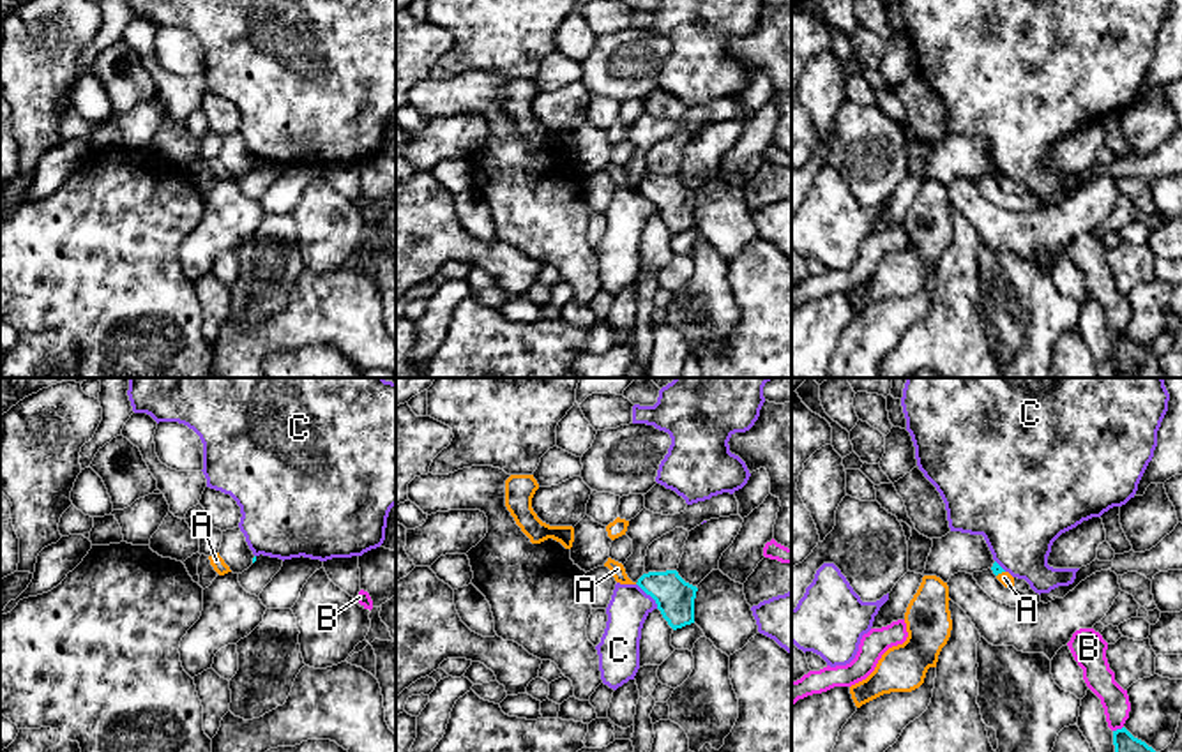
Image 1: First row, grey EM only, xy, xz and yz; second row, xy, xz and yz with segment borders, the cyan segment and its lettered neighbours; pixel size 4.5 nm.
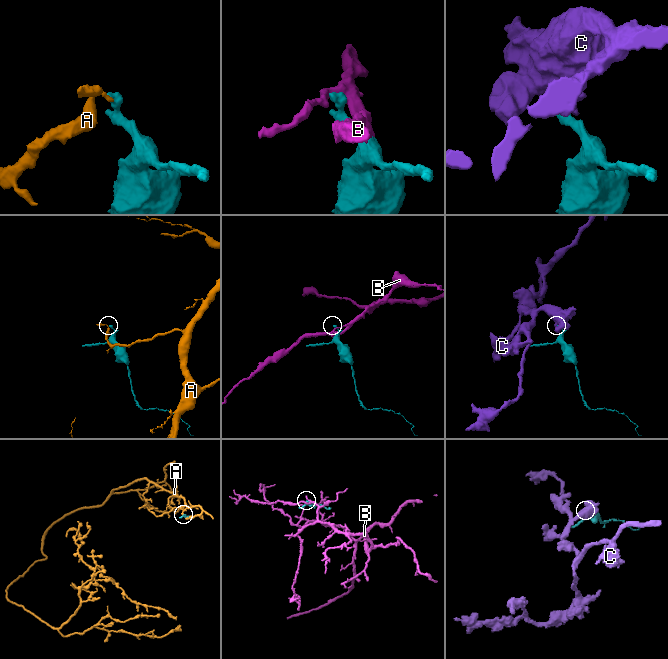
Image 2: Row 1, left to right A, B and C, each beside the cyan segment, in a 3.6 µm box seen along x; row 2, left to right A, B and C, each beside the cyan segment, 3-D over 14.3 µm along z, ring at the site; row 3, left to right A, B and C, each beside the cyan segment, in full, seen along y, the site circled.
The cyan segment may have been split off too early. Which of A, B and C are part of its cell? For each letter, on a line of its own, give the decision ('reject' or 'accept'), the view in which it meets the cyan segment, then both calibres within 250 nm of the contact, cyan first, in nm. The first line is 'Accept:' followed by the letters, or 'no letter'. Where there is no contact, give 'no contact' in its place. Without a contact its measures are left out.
Accept: no letter
A: reject; contact in yz; calibres 50 and 60 nm
B: reject; contact in yz; calibres 220 and 140 nm
C: reject; contact in xz; calibres 180 and 190 nm

